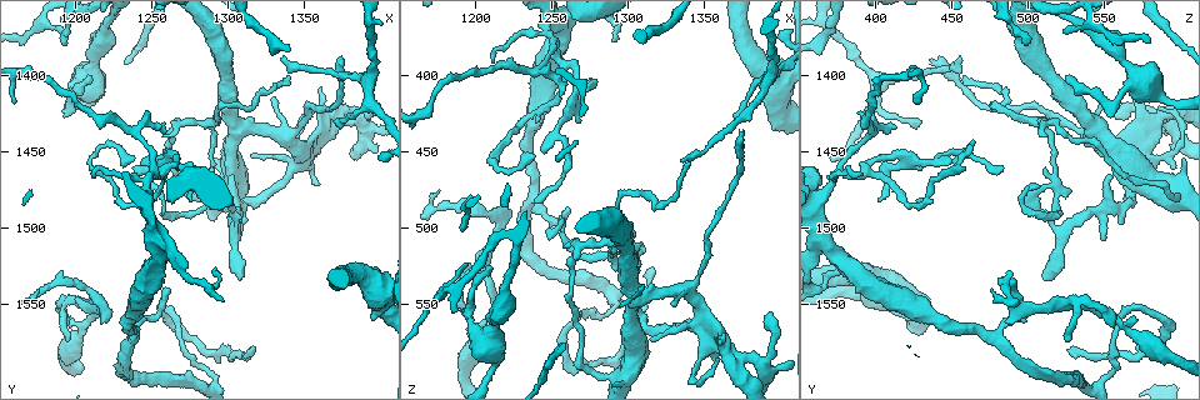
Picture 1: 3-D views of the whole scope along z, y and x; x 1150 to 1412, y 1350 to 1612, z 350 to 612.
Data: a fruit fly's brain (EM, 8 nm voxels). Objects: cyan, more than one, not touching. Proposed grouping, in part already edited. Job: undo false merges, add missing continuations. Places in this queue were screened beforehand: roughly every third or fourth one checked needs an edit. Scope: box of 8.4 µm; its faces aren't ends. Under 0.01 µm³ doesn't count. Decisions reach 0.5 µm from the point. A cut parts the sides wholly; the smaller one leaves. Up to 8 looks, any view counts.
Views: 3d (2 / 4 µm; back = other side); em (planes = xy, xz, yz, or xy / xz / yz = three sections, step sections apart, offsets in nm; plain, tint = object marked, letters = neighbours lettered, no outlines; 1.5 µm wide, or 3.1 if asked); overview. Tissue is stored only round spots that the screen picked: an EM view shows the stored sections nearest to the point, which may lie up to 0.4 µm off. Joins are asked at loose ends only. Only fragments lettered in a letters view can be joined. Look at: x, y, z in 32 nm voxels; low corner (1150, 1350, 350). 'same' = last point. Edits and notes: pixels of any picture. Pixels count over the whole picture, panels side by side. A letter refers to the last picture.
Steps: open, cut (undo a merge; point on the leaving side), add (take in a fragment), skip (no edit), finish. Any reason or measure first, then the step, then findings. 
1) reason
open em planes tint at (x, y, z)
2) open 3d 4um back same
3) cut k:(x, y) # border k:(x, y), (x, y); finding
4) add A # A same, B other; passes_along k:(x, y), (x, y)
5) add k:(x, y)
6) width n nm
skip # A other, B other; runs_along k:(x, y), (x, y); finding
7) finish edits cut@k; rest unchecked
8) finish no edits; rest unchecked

tapers out
open em planes letters at (1196, 1560, 572)

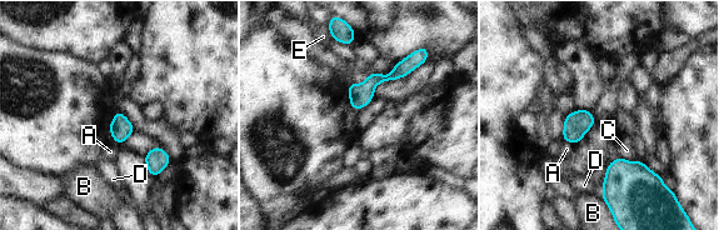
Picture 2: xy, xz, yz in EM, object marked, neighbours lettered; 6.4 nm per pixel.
width 130 nm
skip # A other, B other, C other, D other, E other; border 2:(620, 156), (630, 161), (639, 160); no lettered fragment goes on from it

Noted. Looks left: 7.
three arms meet
open 3d 4um at (1292, 1474, 514)

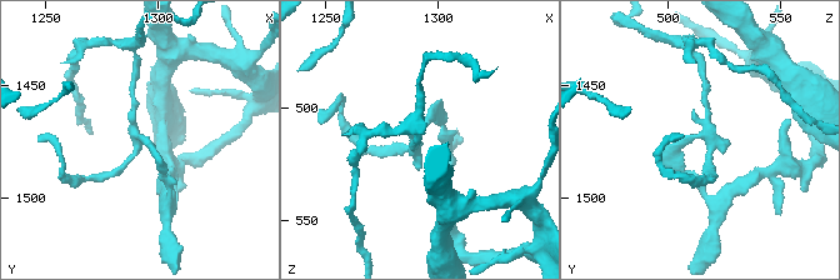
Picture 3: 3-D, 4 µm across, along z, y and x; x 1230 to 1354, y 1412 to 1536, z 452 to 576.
open em planes letters at (1291, 1473, 515)

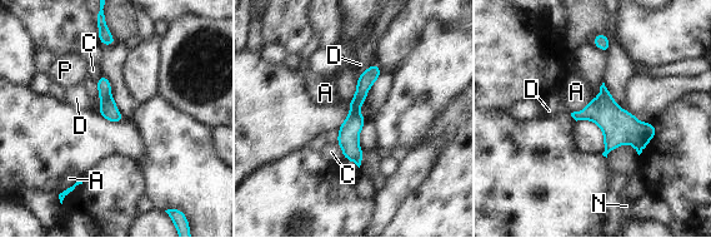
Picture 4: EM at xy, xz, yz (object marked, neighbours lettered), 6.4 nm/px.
arms 3
skip # A other, C other, D other, N other, P other; border 4:(592, 99), (582, 109), (571, 113); one neuron here

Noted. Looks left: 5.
calibre changes
open 3d 2um at (1294, 1480, 598)

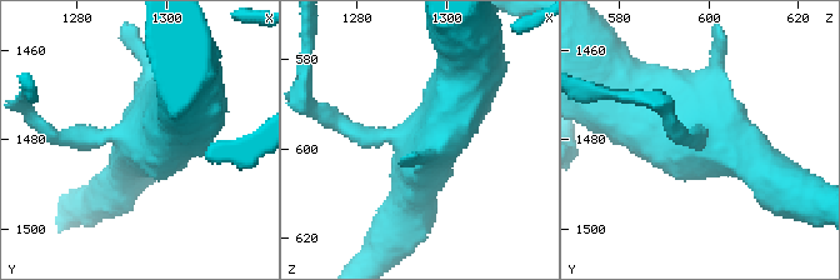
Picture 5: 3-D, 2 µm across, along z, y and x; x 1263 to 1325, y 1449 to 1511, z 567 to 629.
now the EM
open em xy step 4 tint at (1295, 1480, 599)

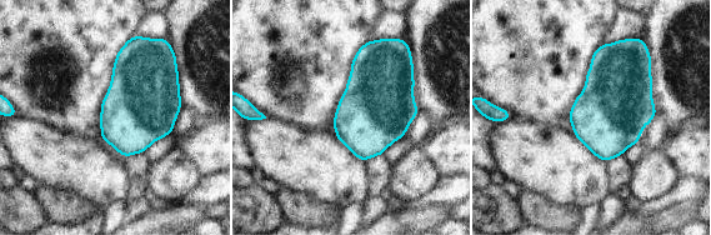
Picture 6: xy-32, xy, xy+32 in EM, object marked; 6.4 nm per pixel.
cut it another way
open em planes letters same

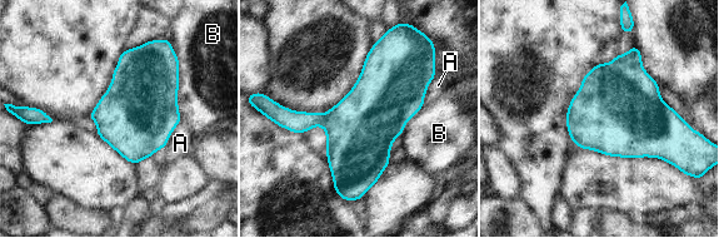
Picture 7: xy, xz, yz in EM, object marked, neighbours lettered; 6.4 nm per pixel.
longest_contact B 420 nm
skip # A other, B other; border 7:(174, 54), (181, 119); continuous, no second neuron

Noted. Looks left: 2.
thin end
open 3d 2um at (1258, 1432, 416)

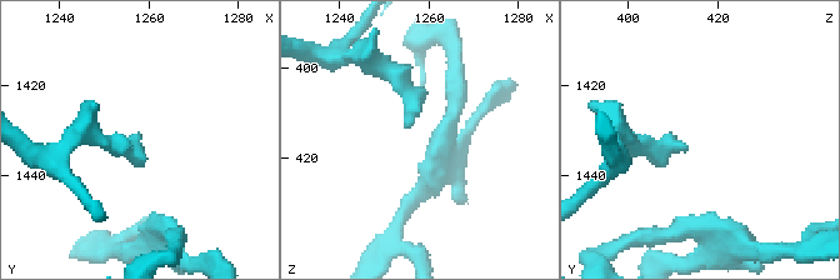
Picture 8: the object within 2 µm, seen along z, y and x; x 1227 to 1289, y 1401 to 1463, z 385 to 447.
need the tissue
open em planes letters at (1256, 1433, 414)

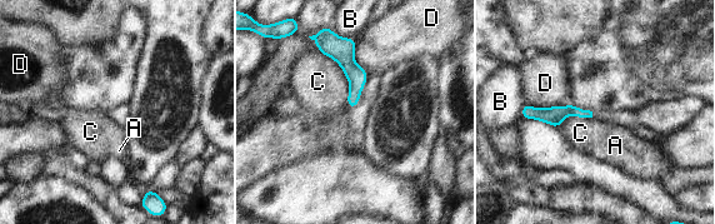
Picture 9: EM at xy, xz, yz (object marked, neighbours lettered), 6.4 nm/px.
skip # A other, B other, C other, D other; border 9:(318, 49), (349, 81), (348, 105); no lettered fragment goes on from it

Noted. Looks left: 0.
finish no edits; rest unchecked

